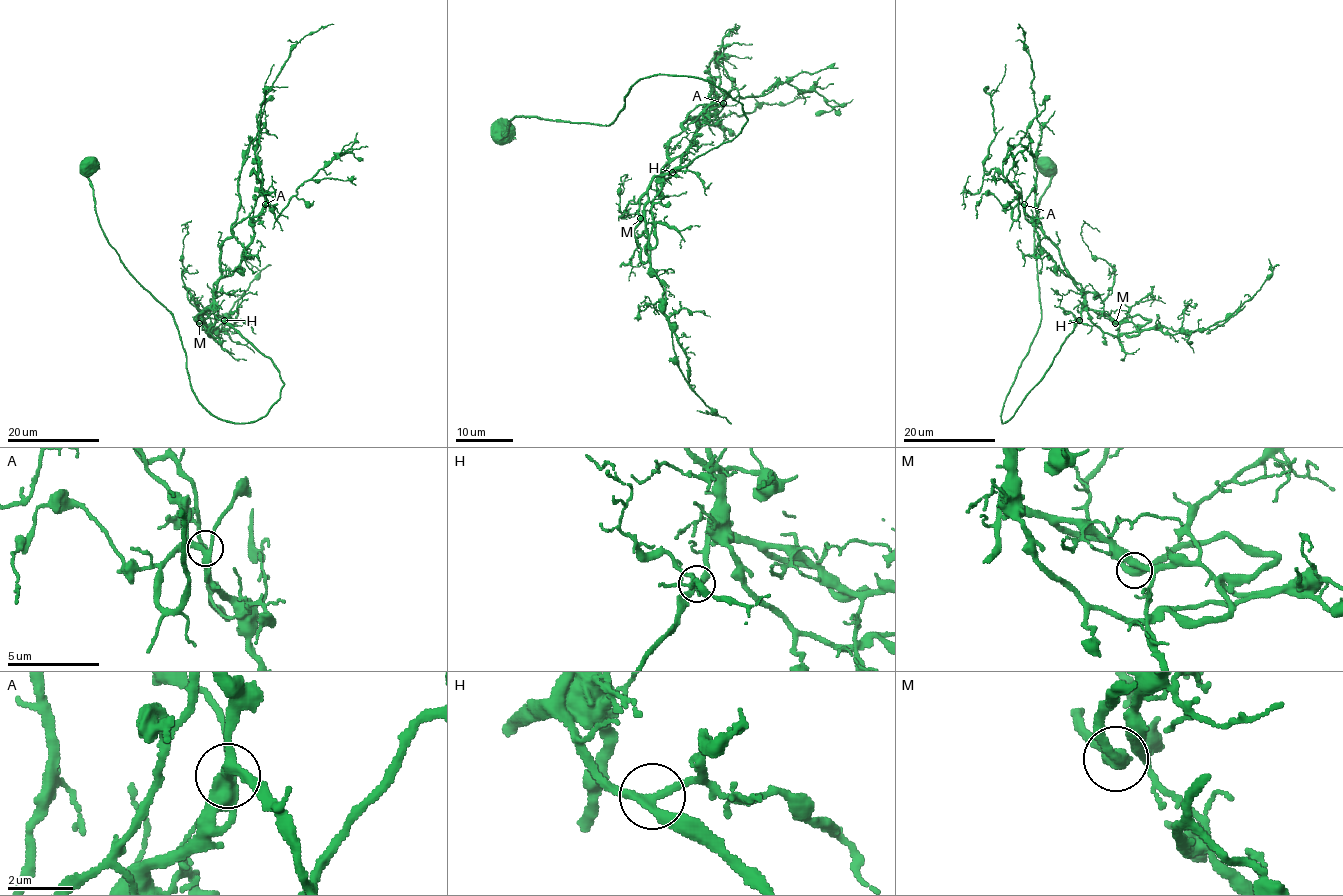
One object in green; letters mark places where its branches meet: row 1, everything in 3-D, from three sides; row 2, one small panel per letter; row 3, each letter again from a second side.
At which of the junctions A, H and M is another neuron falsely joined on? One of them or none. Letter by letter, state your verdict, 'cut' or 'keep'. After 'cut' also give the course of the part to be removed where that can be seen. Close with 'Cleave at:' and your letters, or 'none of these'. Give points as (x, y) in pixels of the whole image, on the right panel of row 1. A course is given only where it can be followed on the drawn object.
A: keep
H: keep
M: keep
Cleave at: none of these

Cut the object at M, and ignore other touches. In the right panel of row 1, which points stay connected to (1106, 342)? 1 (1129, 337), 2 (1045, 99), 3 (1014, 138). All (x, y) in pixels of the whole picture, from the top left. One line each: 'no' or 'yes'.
1: yes
2: yes
3: yes

